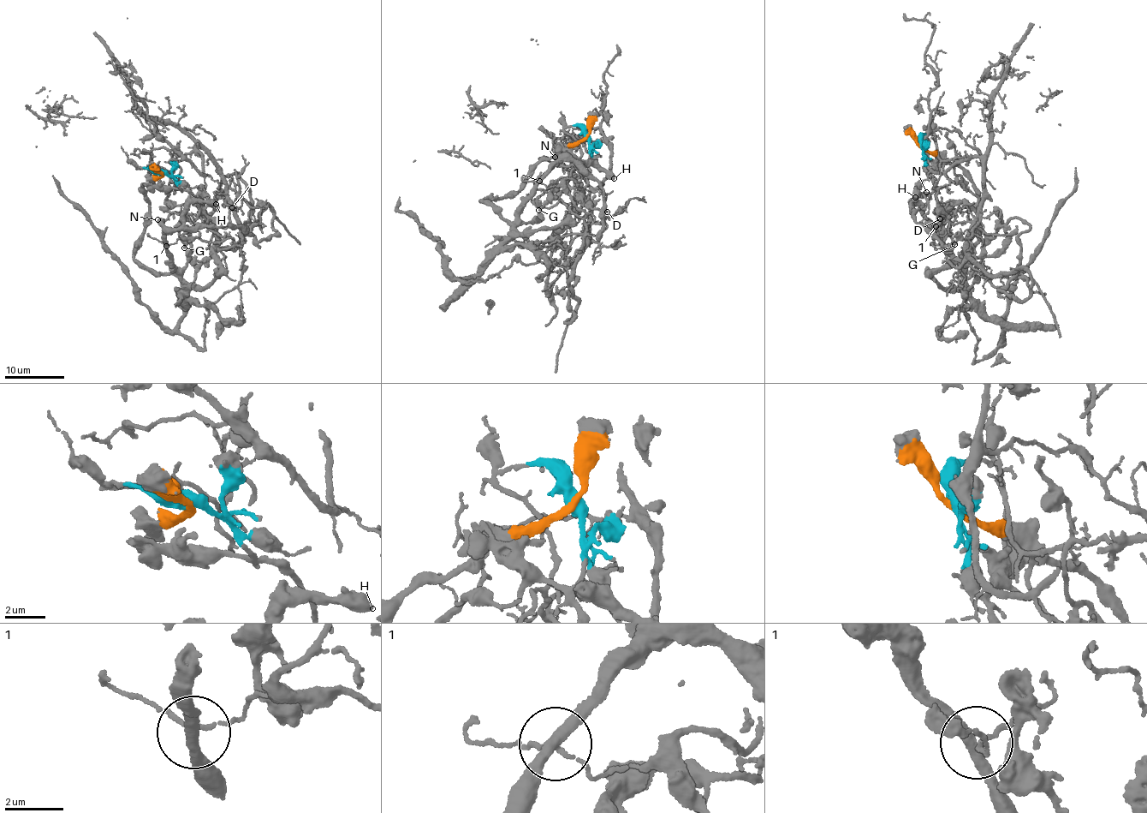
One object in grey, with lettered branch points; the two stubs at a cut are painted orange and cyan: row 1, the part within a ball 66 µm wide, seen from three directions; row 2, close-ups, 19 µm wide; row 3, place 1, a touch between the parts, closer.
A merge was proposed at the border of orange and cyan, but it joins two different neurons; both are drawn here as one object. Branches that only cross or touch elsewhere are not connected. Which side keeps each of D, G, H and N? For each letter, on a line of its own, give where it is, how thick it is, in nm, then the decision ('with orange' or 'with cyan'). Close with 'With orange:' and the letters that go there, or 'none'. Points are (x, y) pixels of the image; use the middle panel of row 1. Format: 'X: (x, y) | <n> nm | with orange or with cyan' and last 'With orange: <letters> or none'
D: (607, 212) | 150 nm | with cyan
G: (538, 210) | 160 nm | with cyan
H: (614, 178) | 550 nm | with orange
N: (555, 157) | 600 nm | with orange
With orange: H, N

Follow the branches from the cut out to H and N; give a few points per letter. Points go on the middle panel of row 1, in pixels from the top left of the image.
H: (586, 135), (534, 166), (506, 198), (482, 200), (511, 222), (542, 176), (562, 161), (589, 159), (614, 178)
N: (586, 135), (534, 166), (506, 198), (481, 200), (497, 206), (504, 218), (515, 219), (554, 157)

